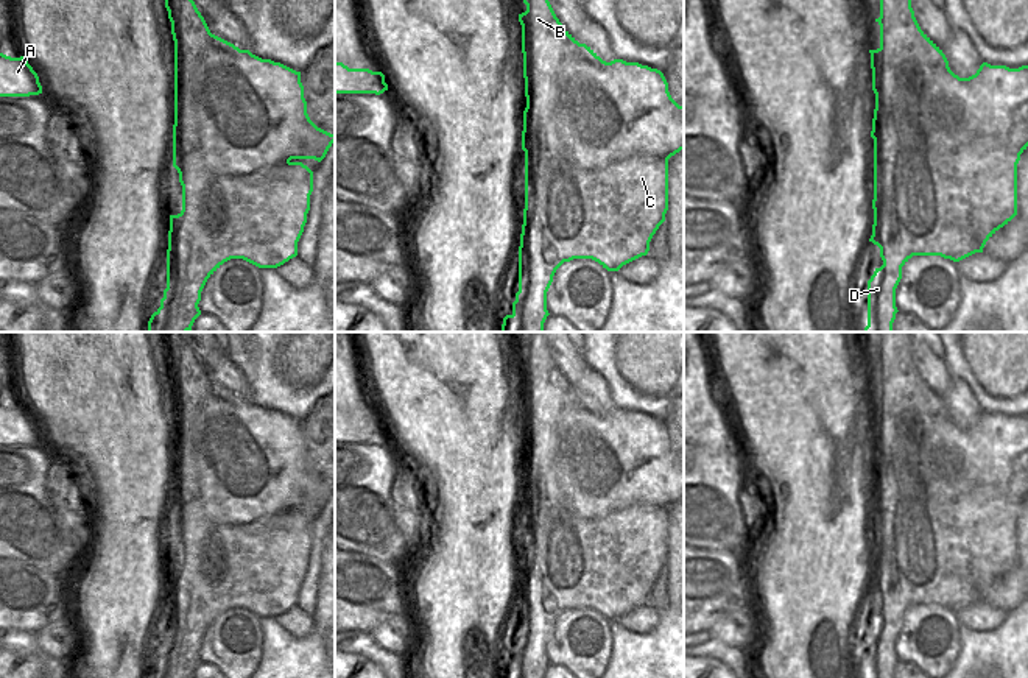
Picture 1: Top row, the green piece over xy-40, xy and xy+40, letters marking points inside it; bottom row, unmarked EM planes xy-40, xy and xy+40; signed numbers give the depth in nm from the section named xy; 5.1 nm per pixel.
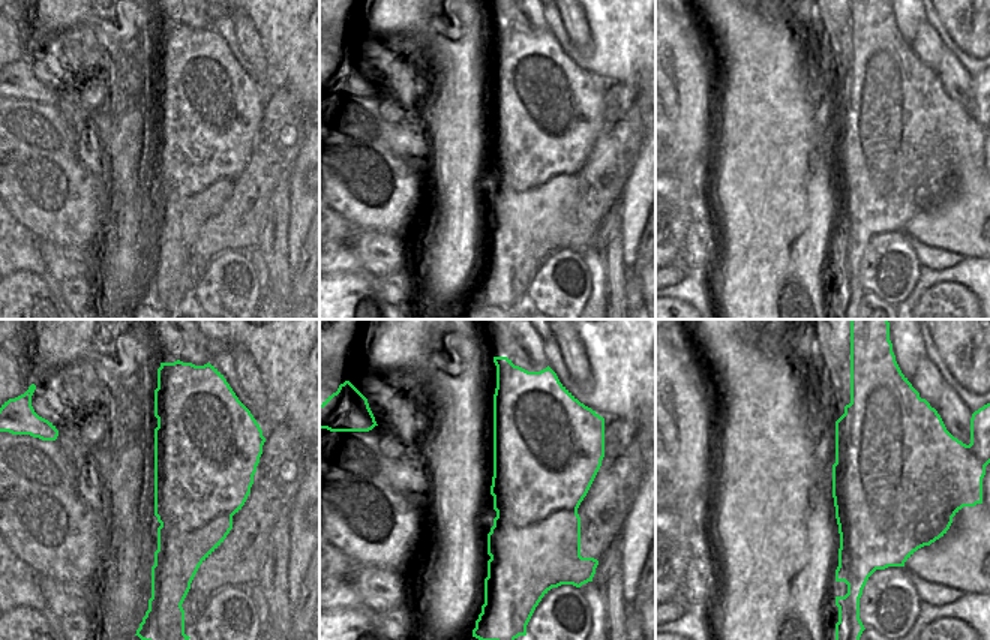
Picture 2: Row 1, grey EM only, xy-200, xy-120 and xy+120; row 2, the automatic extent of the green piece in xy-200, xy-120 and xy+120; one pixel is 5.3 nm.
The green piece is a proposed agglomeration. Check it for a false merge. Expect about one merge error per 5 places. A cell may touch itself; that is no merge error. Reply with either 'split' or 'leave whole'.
split

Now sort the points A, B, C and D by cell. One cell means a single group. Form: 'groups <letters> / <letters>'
groups A / B C D

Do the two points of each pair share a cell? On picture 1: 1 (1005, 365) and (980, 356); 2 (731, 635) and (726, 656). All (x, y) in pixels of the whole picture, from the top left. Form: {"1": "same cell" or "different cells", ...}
{"1": "same cell", "2": "different cells"}

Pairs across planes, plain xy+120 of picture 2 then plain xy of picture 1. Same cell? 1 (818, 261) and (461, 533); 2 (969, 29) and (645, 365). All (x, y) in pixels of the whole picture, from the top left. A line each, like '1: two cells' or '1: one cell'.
1: one cell
2: one cell

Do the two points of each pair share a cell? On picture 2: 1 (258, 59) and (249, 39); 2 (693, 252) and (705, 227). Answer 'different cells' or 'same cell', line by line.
1: same cell
2: same cell

